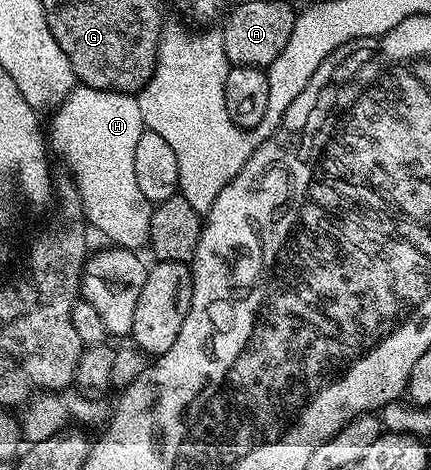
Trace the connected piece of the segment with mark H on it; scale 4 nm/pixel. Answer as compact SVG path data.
M75 84L70 94L53 110L48 129L48 145L62 156L67 165L69 176L78 189L78 201L82 205L81 216L90 220L94 229L99 229L107 237L111 246L119 249L141 250L150 240L150 220L154 205L144 199L140 186L136 183L136 142L144 131L137 96L117 93L107 89Z

